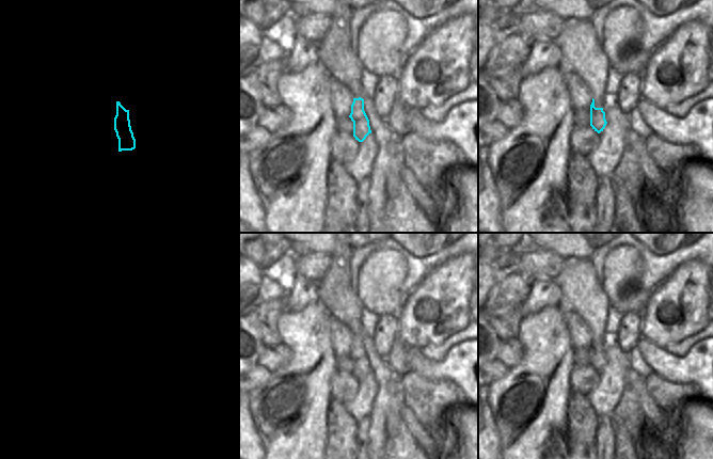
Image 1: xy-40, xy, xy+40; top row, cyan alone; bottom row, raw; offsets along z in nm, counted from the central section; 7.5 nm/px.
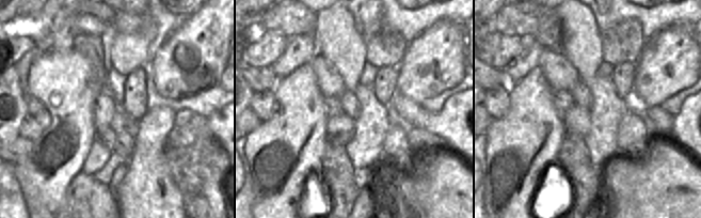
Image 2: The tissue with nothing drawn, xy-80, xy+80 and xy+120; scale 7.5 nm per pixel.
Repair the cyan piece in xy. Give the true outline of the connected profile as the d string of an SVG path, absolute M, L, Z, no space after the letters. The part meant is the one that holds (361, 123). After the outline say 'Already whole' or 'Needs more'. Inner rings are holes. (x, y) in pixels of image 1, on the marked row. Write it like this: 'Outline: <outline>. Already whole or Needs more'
Outline: M353 98L349 117L353 122L353 137L359 142L363 142L371 133L369 120L364 111L363 98Z. Already whole

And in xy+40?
Outline: M592 98L592 102L590 105L590 126L595 131L600 133L605 128L607 122L605 120L605 112L603 108L595 107L595 99Z. Already whole

